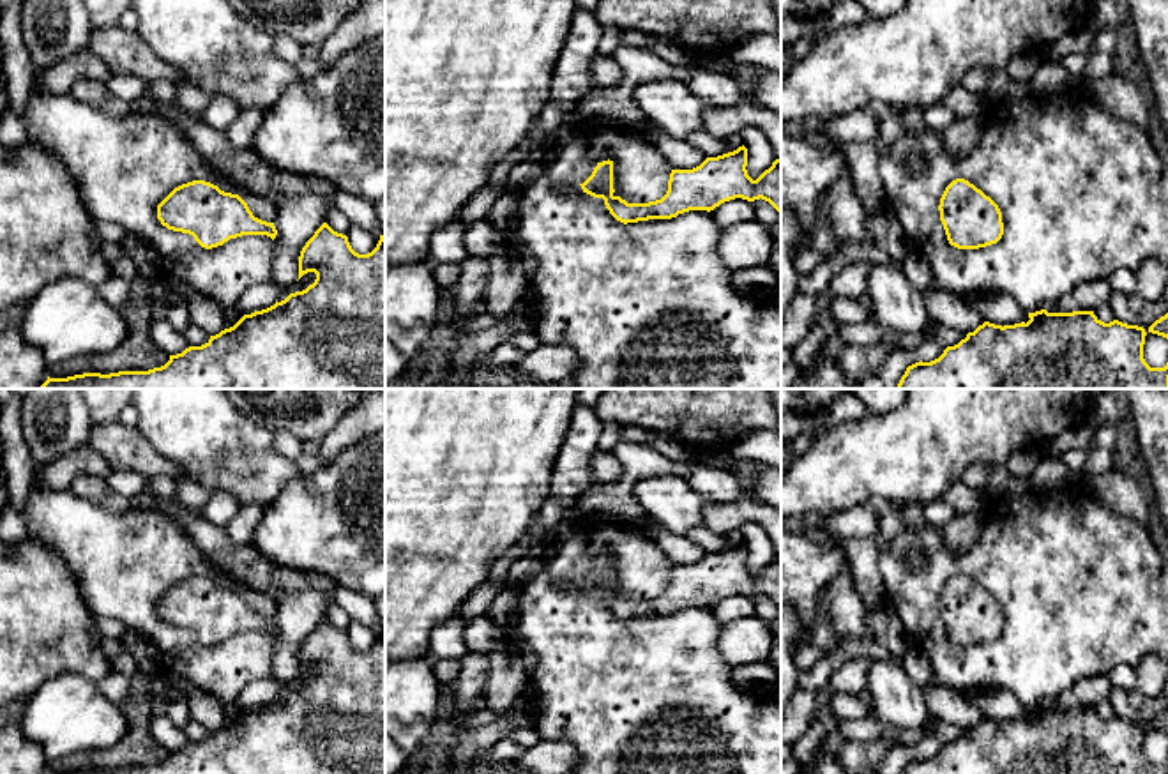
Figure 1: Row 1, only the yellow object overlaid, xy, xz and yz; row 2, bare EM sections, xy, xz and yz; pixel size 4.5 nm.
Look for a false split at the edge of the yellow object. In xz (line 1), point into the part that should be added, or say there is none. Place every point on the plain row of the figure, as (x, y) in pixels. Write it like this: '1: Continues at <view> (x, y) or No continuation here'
1: No continuation here

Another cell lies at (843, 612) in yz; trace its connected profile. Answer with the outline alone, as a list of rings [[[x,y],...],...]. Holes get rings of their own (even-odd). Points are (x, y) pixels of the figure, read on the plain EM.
[[[848,565],[825,585],[818,599],[818,611],[806,633],[808,650],[820,650],[827,656],[846,638],[871,638],[868,617],[875,608],[866,603]]]

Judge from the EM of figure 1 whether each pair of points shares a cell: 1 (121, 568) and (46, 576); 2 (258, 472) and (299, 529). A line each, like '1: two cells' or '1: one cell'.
1: two cells
2: two cells

